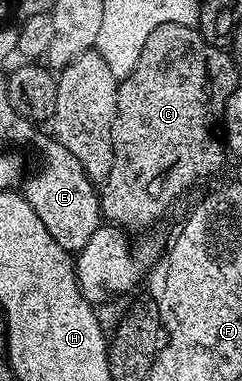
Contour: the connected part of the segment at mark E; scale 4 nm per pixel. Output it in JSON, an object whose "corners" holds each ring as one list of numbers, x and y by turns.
{"corners":[[47,140,44,144,43,162,44,166,32,178,22,183,21,193,29,200,33,212,37,212,41,224,49,228,49,236,53,236,61,248,77,252,89,244,89,236,93,236,101,224,97,186,85,174,81,162,57,141]]}

